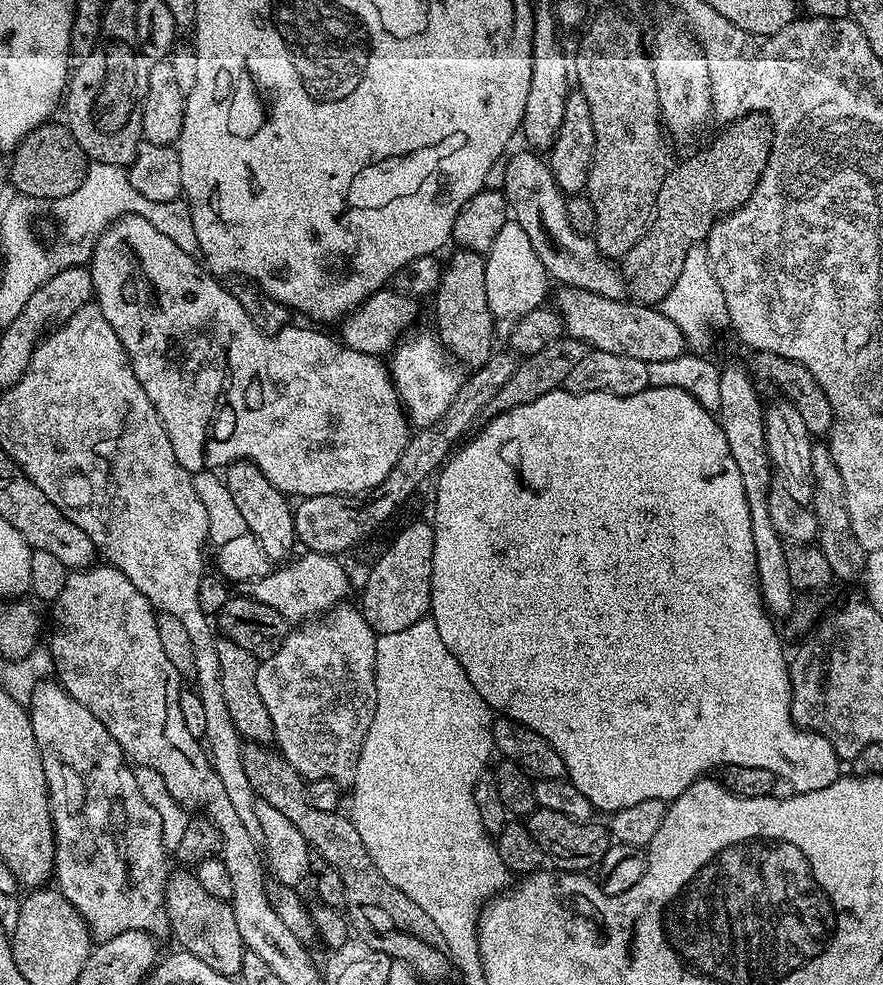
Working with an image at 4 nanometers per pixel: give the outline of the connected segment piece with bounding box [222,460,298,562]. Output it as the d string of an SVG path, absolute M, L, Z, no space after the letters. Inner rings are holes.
M238 460L234 464L227 465L222 479L230 490L230 498L234 498L234 506L238 506L246 522L248 532L256 536L262 550L272 562L283 561L289 555L287 552L298 544L294 508L289 497L279 492L266 478L266 474L262 474L262 470L258 470L258 466L254 466L249 460Z

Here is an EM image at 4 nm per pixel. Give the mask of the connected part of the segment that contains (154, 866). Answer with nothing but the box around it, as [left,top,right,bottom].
[26,679,170,941]

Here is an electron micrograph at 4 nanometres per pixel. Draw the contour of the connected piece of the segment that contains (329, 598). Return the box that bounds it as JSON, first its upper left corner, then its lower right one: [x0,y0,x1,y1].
[243,551,349,626]

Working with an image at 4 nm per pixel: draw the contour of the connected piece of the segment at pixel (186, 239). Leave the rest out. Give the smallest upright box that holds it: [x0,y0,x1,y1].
[63,161,198,263]

